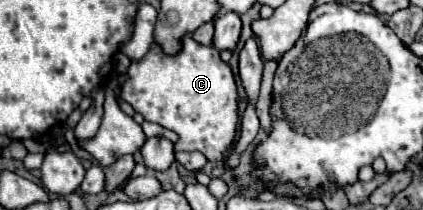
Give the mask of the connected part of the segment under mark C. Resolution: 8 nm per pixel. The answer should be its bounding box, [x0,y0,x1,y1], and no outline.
[121,37,239,163]

